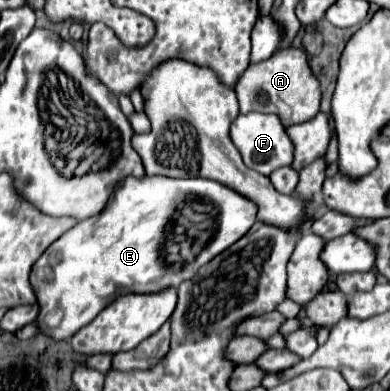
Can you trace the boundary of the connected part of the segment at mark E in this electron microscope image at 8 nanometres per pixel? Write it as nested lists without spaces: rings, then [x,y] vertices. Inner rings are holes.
[[[124,178],[98,216],[72,226],[52,242],[32,266],[30,284],[40,306],[36,318],[40,332],[56,342],[68,340],[90,324],[116,294],[156,294],[170,286],[178,288],[180,282],[192,278],[200,266],[240,240],[256,222],[256,210],[256,204],[248,198],[206,178]],[[182,206],[194,206],[202,218],[212,218],[214,214],[214,234],[210,234],[206,246],[194,254],[194,262],[170,266],[170,262],[166,262],[166,242],[170,242],[170,234],[174,234],[174,222],[178,222],[178,210],[182,210]],[[54,308],[62,308],[64,318],[58,328],[46,330],[42,318]]]

